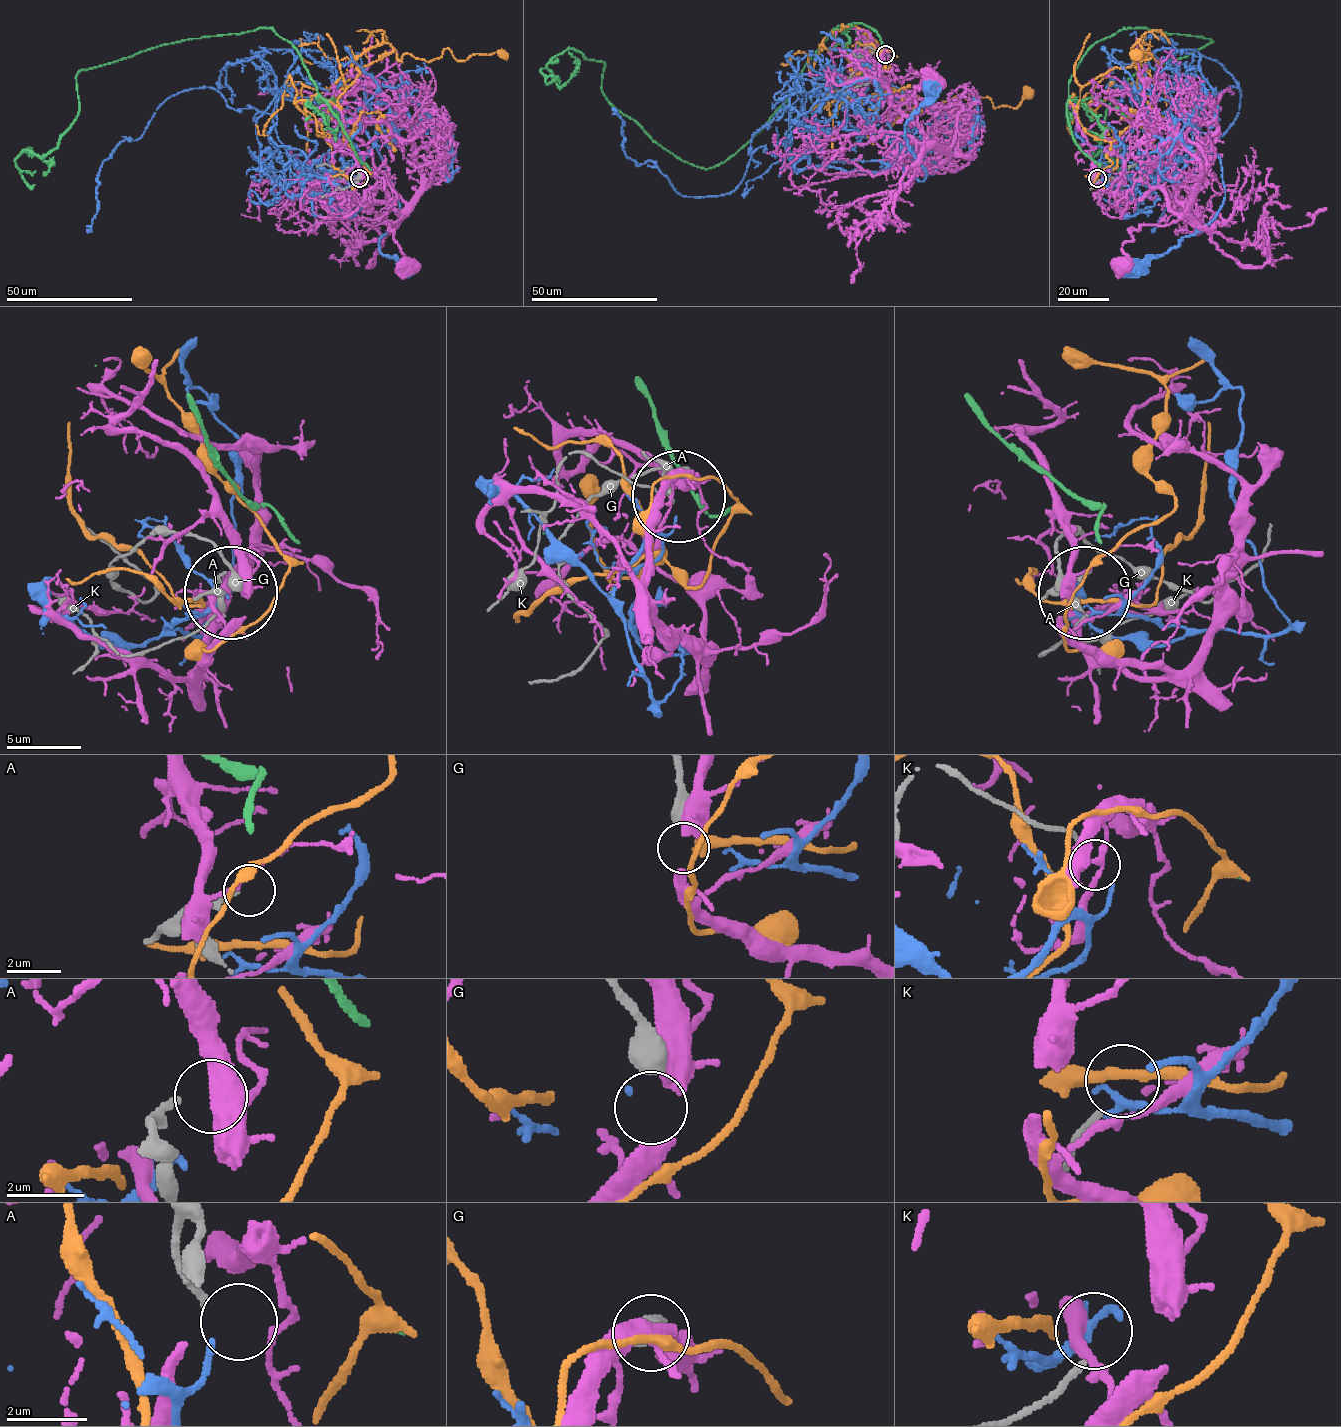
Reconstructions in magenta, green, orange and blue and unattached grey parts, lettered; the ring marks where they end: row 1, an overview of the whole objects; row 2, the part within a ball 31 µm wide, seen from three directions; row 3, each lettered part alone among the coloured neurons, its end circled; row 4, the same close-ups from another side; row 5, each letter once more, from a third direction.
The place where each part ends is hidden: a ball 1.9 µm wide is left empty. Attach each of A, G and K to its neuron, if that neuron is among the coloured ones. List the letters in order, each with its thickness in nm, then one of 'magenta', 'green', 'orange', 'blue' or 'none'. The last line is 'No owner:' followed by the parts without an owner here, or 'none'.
A: 120 nm | none
G: 600 nm | none
K: 150 nm | none
No owner: A, G, K

